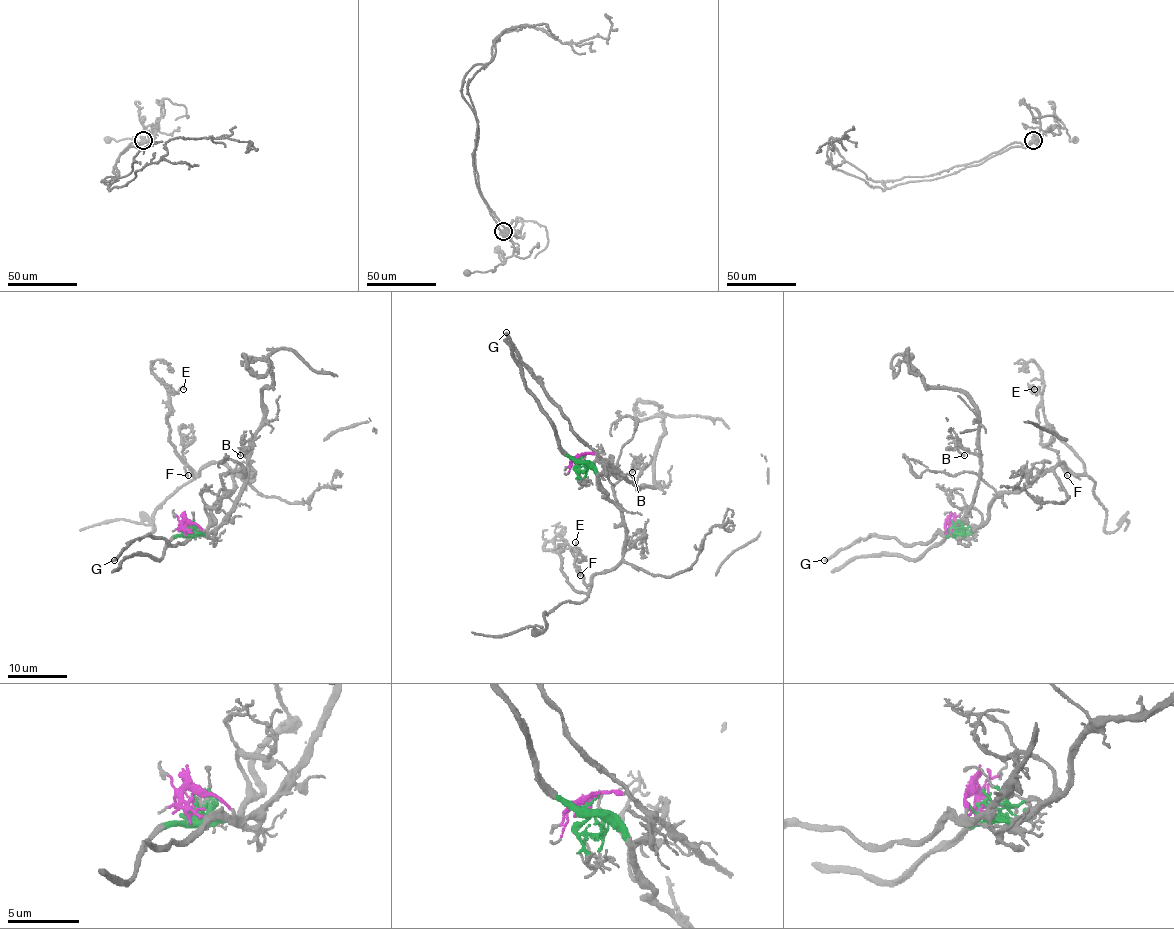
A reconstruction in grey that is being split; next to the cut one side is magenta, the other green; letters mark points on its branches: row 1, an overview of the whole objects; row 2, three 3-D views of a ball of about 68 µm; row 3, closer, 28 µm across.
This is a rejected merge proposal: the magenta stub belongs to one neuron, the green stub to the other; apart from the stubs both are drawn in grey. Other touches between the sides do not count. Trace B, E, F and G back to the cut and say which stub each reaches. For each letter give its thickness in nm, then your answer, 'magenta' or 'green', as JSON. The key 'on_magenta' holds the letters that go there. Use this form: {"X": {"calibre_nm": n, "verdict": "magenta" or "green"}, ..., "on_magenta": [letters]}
{"B": {"calibre_nm": 120, "verdict": "magenta"}, "E": {"calibre_nm": 150, "verdict": "green"}, "F": {"calibre_nm": 140, "verdict": "green"}, "G": {"calibre_nm": 280, "verdict": "magenta"}, "on_magenta": ["B", "G"]}

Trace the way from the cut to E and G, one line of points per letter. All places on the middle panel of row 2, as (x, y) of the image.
E: (580, 459), (620, 510), (625, 532), (623, 557), (598, 572), (586, 593), (562, 571), (561, 550), (576, 542)
G: (580, 459), (585, 453), (595, 452), (576, 432), (543, 385), (521, 360), (506, 331)

